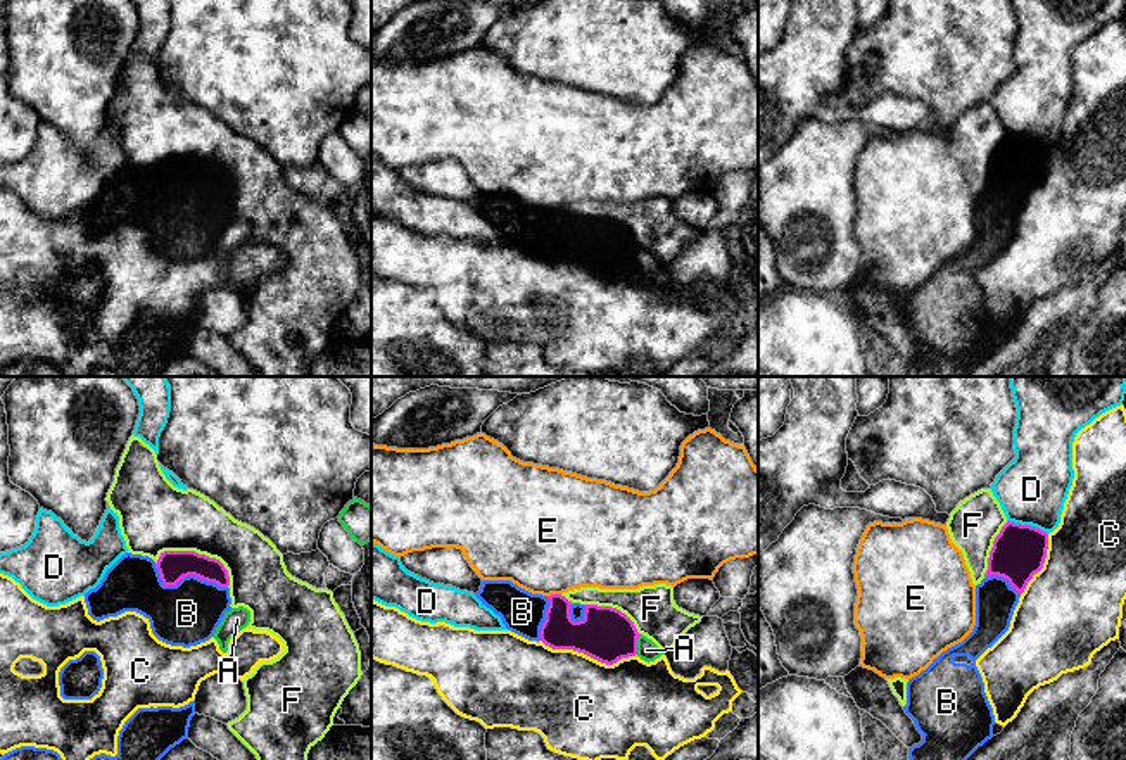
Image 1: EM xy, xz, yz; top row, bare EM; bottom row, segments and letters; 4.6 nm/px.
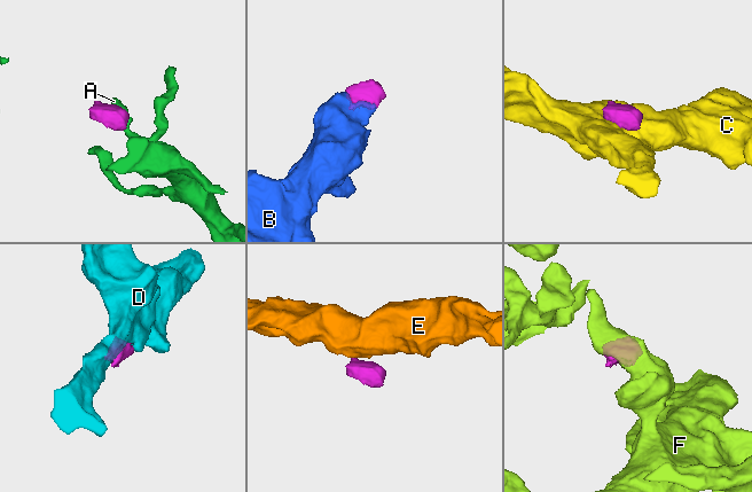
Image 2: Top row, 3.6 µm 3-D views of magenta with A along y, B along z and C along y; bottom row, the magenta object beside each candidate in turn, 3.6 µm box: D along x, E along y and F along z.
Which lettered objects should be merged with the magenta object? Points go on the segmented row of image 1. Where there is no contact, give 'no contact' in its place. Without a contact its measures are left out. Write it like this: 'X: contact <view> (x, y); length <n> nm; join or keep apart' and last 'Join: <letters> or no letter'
A: contact xz (636, 645); length 100 nm; keep apart
B: contact xy (185, 576); length 360 nm; join
C: contact xz (589, 655); length 460 nm; keep apart
D: contact yz (1028, 525); length 200 nm; keep apart
E: contact xz (553, 595); length 70 nm; keep apart
F: contact xy (197, 553); length 360 nm; keep apart
Join: B

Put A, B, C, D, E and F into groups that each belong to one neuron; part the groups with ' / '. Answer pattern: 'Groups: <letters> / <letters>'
Groups: A / B / C / D / E / F

